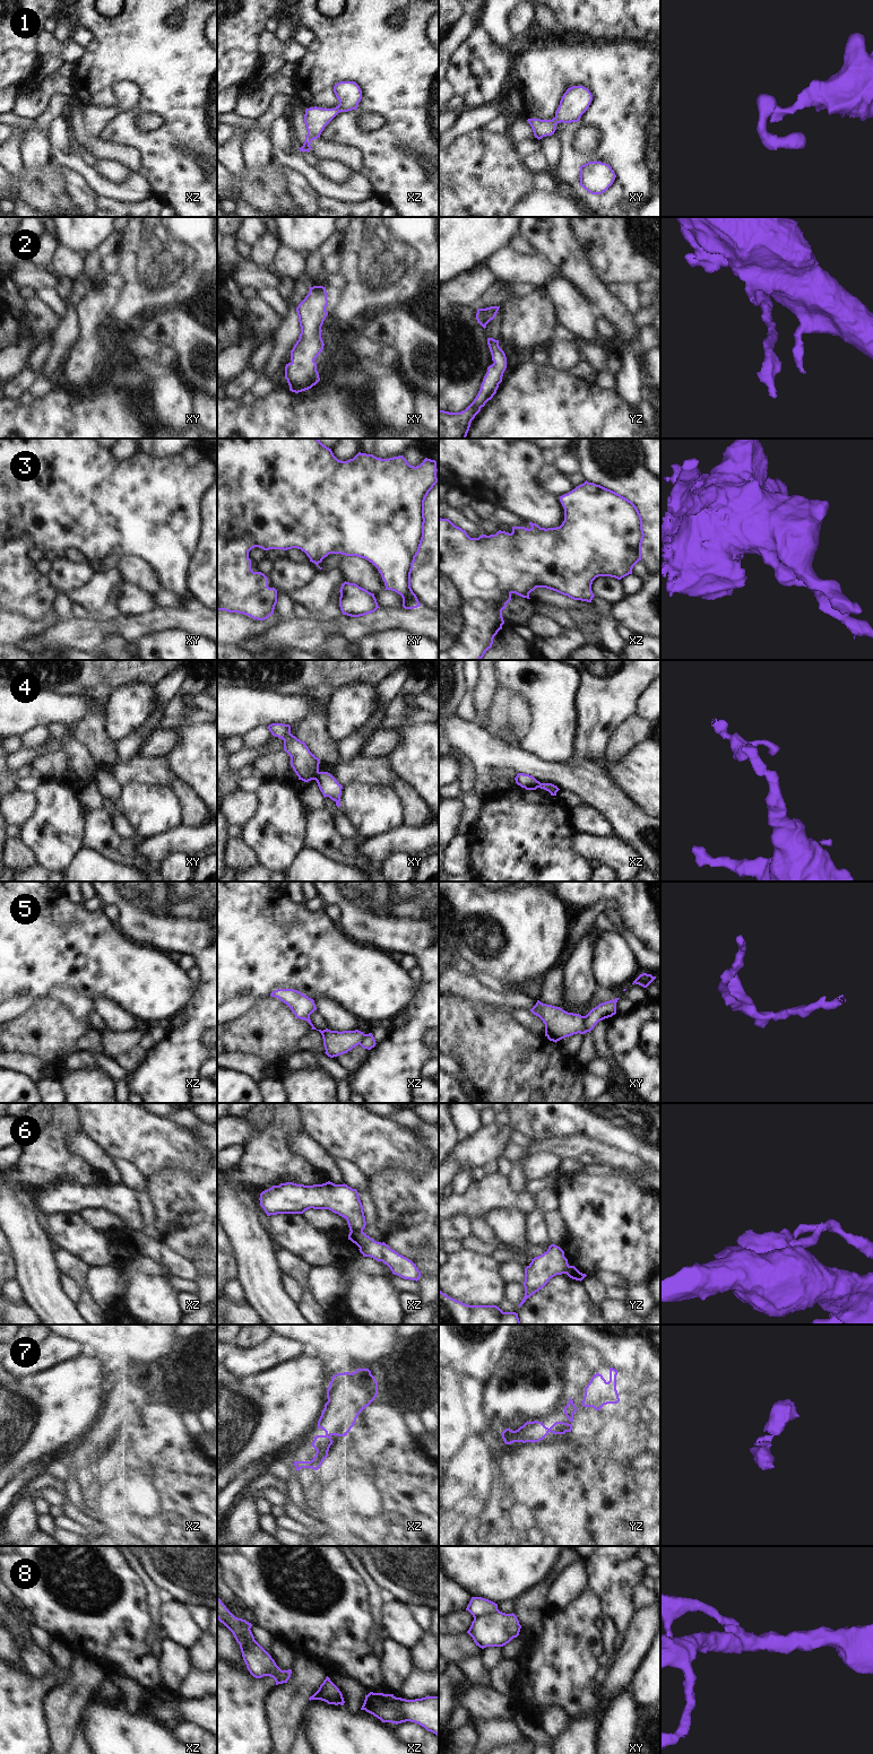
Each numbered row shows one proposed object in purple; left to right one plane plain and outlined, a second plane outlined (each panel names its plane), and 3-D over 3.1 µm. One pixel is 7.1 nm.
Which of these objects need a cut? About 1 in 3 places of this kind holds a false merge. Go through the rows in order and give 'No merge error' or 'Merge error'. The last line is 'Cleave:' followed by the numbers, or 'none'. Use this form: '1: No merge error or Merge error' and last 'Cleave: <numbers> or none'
1: No merge error
2: No merge error
3: No merge error
4: Merge error
5: Merge error
6: Merge error
7: No merge error
8: Merge error
Cleave: 4, 5, 6, 8

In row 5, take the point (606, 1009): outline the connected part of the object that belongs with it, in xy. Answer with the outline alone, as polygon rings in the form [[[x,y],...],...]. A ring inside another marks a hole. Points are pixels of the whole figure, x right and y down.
[[[619,998],[599,1004],[593,1008],[586,1016],[584,1016],[584,1026],[586,1033],[595,1027],[595,1025],[605,1018],[612,1017],[616,1014],[616,1002]]]

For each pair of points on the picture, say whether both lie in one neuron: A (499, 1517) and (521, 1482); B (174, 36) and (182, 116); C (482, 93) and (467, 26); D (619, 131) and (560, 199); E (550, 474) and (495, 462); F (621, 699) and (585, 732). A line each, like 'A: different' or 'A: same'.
A: different
B: same
C: different
D: different
E: different
F: same

